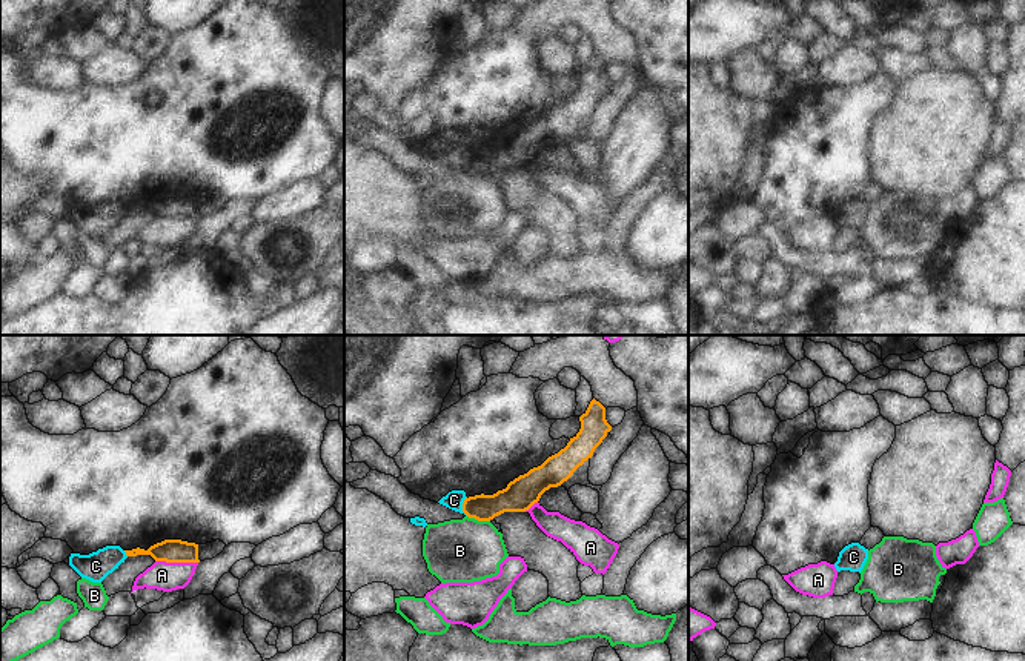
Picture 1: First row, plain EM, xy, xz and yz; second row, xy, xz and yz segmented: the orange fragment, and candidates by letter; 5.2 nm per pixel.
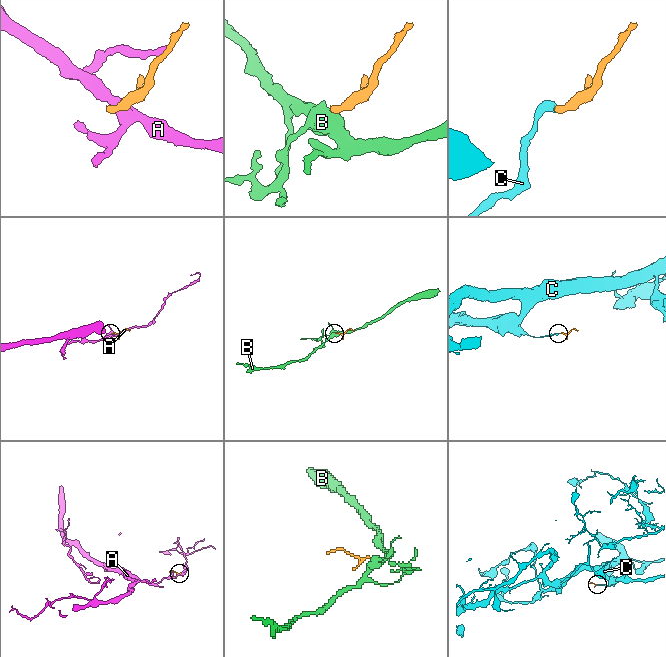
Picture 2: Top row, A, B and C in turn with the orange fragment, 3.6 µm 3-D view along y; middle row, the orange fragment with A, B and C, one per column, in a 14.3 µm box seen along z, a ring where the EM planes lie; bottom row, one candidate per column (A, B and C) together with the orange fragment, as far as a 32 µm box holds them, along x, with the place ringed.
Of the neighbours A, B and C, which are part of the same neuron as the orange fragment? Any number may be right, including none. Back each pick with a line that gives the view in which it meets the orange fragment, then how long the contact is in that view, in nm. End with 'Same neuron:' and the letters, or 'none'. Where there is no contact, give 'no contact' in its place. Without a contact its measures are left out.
C: meets orange in xz; contact 100 nm long
Same neuron: C

